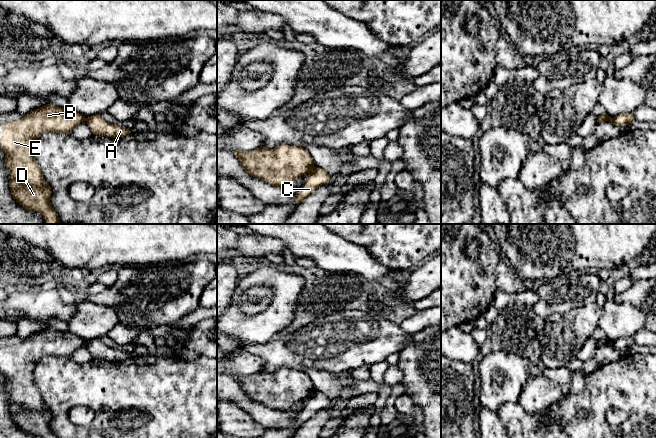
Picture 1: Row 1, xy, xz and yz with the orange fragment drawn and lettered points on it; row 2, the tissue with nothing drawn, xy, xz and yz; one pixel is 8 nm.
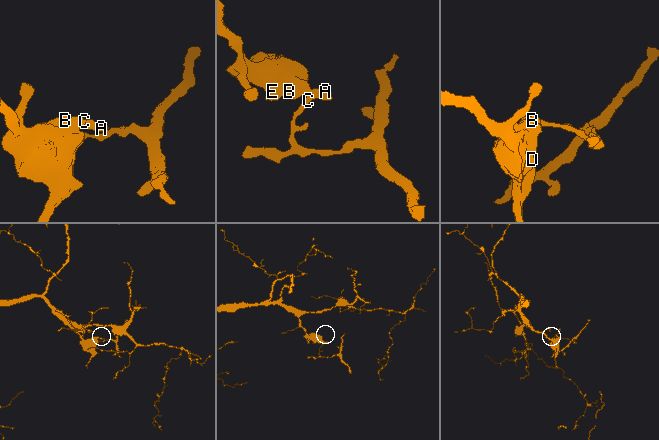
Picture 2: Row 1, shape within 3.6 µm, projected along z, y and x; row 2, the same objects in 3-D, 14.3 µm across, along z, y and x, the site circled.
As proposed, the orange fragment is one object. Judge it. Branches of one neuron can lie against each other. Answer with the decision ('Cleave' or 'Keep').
Cleave

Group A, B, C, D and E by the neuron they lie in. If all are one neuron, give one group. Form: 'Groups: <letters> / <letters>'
Groups: A C / B D E

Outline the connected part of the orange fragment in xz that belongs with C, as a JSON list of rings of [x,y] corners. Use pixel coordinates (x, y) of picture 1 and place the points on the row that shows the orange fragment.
[[[313,167],[308,173],[305,184],[300,188],[295,202],[299,205],[307,196],[312,194],[315,189],[328,183],[332,178],[332,175],[328,174],[323,168]]]

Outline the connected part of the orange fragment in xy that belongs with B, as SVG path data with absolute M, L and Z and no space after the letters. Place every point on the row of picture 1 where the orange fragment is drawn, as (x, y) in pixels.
M44 105L15 122L1 124L0 148L5 154L5 164L10 173L9 187L16 201L29 211L40 213L46 224L61 224L56 211L52 208L51 187L45 182L43 174L34 158L34 146L38 137L45 132L71 133L85 121L85 117L70 107Z

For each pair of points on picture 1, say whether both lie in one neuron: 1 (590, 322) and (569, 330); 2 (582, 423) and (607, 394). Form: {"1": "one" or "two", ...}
{"1": "one", "2": "one"}

